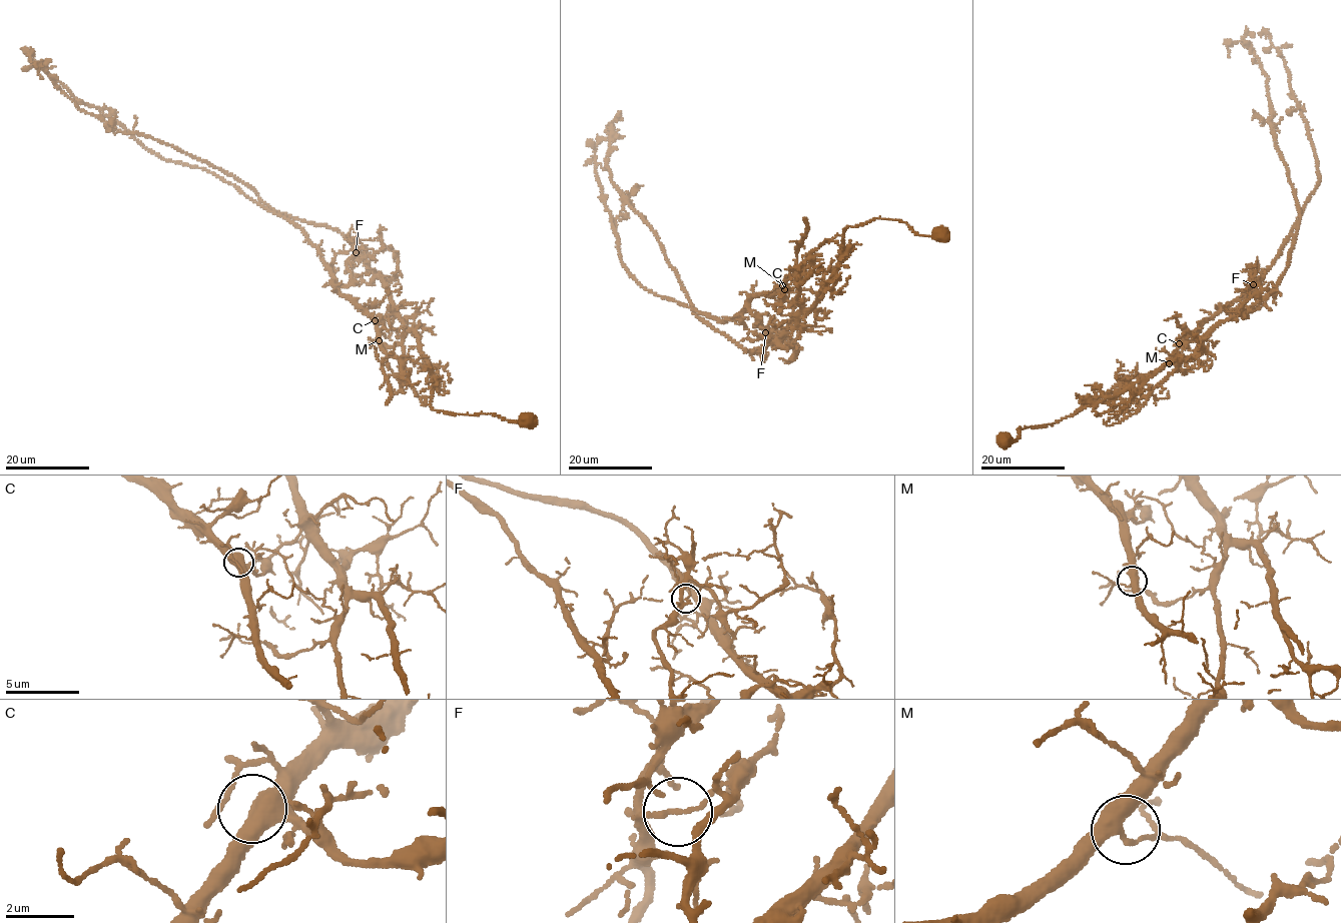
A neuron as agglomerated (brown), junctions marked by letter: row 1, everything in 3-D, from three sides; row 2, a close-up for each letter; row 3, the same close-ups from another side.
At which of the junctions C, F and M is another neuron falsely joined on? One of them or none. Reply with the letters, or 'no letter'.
F

